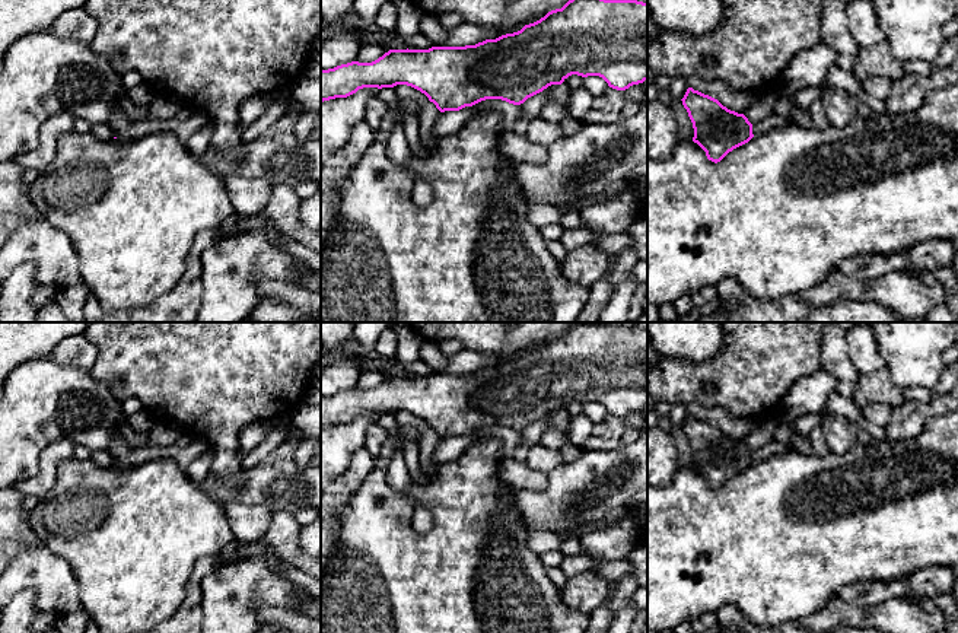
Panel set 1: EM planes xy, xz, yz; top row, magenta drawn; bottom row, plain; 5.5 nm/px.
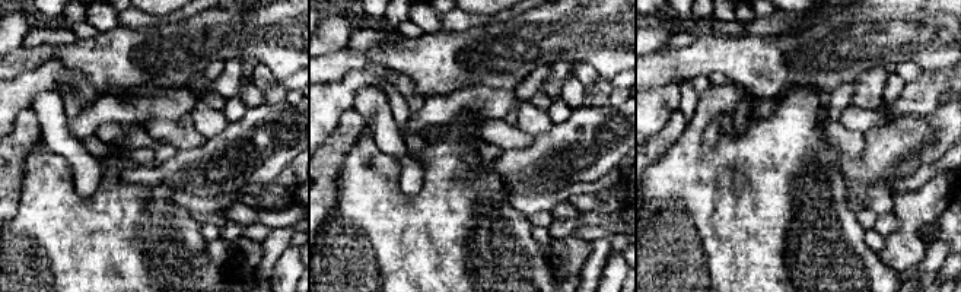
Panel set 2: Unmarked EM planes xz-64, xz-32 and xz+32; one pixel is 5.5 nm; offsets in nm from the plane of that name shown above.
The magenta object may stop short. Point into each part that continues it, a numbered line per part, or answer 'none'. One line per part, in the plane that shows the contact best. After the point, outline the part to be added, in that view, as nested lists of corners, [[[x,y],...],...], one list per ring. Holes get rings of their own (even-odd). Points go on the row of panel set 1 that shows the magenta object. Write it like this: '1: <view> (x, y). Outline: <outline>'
none

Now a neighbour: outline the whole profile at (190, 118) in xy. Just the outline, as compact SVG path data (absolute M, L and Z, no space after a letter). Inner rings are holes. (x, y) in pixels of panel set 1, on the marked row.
M115 102L111 108L108 125L120 141L131 141L153 133L172 133L184 144L188 139L210 121L209 114L191 104L184 104L182 109L171 118L144 118L131 121Z

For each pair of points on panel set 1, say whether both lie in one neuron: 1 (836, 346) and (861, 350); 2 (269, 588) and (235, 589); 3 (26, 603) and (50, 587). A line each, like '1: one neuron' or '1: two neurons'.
1: two neurons
2: one neuron
3: two neurons

